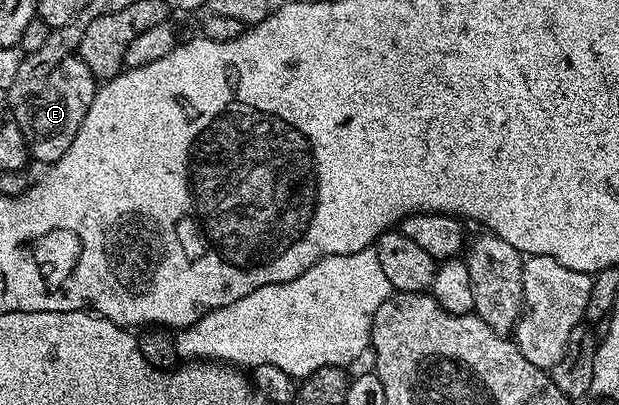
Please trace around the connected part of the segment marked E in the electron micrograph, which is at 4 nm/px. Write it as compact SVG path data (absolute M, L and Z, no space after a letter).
M75 54L64 58L64 62L48 74L37 94L17 105L16 123L26 139L31 161L39 160L42 166L49 166L64 158L64 150L72 146L72 138L76 138L76 130L80 130L80 122L84 122L84 114L88 114L88 106L92 106L92 98L99 87L92 70L88 70L88 66L84 66Z

